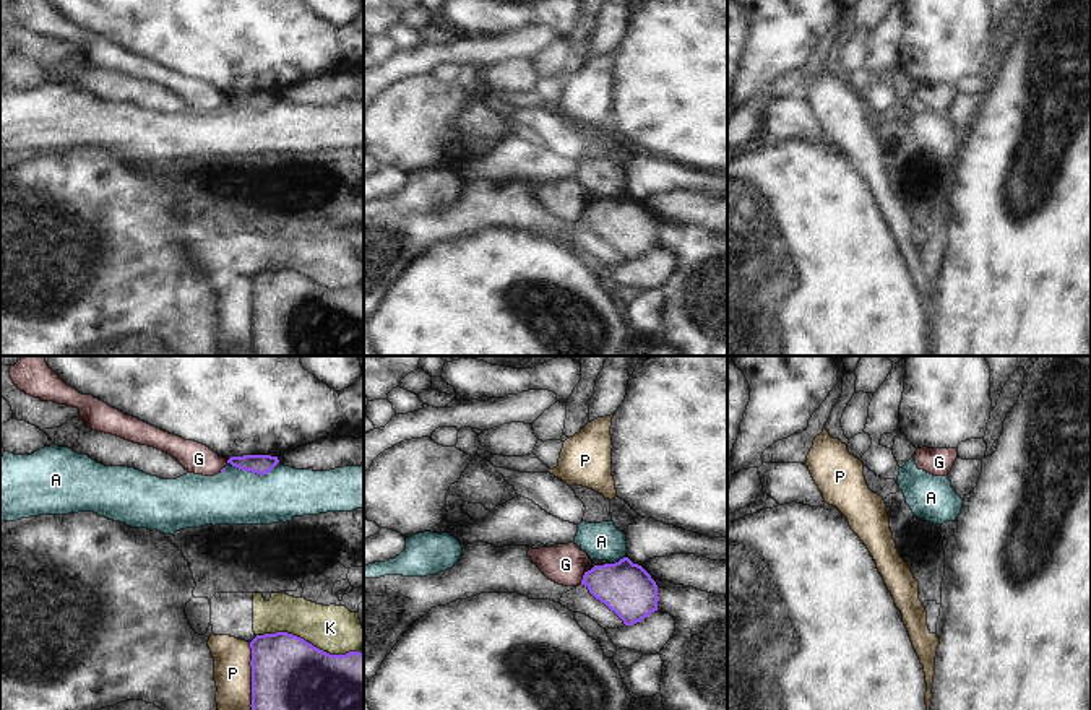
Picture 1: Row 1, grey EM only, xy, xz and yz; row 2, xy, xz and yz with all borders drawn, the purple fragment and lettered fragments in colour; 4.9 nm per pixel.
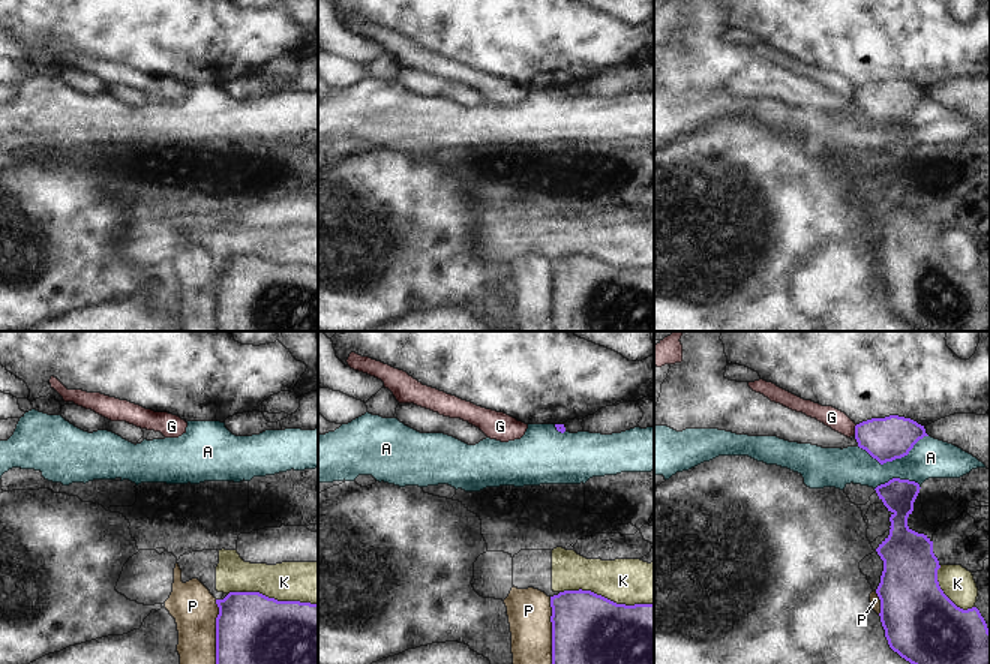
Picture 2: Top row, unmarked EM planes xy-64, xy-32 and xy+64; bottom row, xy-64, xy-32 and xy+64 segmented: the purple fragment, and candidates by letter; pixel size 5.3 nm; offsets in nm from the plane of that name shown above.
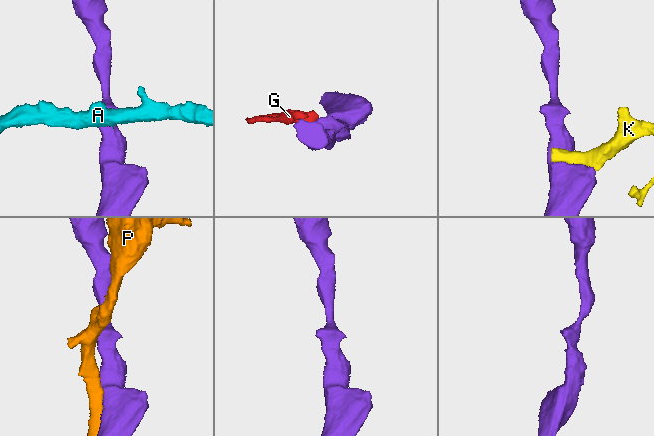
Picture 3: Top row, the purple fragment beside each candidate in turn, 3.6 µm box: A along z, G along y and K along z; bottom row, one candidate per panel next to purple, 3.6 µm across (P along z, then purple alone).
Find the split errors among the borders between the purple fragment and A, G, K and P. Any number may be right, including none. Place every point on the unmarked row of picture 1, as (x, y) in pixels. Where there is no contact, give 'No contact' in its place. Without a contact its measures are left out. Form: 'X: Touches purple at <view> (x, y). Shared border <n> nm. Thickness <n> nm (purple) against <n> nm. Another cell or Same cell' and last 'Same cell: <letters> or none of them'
A: Touches purple at xy (254, 108). Shared border 260 nm. Thickness 100 nm (purple) against 280 nm. Another cell
G: Touches purple at xz (583, 213). Shared border 60 nm. Thickness 260 nm (purple) against 200 nm. Another cell
K: Touches purple at xy (307, 278). Shared border 500 nm. Thickness 460 nm (purple) against 240 nm. Another cell
P: Touches purple at xy (252, 317). Shared border 380 nm. Thickness 480 nm (purple) against 190 nm. Another cell
Same cell: none of them

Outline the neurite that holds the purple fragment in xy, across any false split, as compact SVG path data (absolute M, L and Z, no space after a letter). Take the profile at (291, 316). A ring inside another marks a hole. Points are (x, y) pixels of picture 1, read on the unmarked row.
M287 270L257 271L252 284L252 356L364 356L364 291L330 291Z

